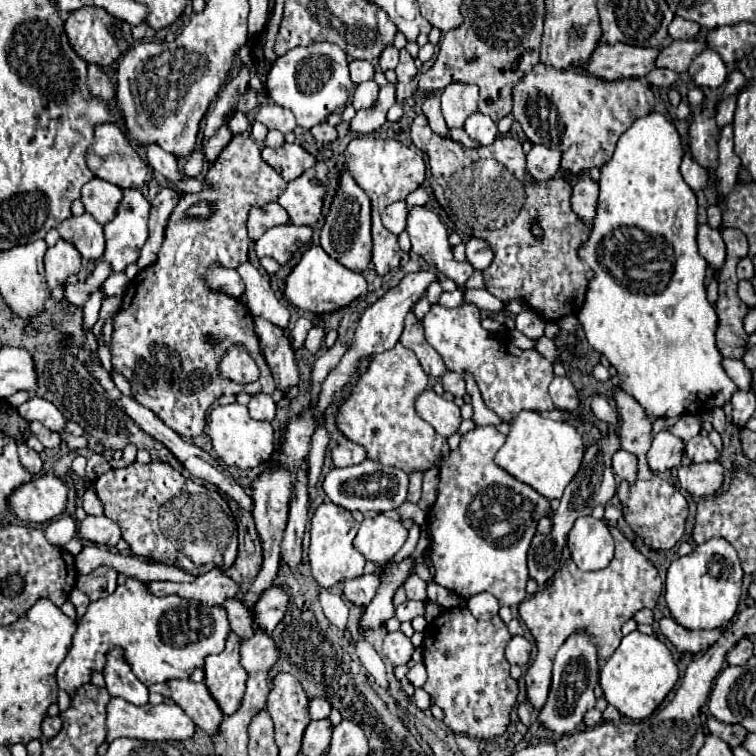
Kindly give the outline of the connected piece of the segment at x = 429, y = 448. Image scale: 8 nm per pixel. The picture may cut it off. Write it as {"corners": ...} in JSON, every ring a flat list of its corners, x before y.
{"corners":[[401,343,389,351,373,355,365,373,357,379,351,395,343,399,335,411,337,429,349,441,365,447,367,457,381,465,401,467,405,473,429,471,437,465,437,461,449,455,449,445,445,437,441,437,415,413,415,401,427,389,427,381,429,377,417,355]]}

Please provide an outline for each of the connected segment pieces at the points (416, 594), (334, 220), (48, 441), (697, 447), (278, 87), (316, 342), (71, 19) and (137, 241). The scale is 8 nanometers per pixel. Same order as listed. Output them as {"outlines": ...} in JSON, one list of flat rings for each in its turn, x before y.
{"outlines":[[[411,575,411,577,405,581,405,593,407,593,407,599,419,599,419,601,427,601,425,587,427,587,427,583,425,583,421,577]],[[343,171,339,191,331,203,329,215,325,217,325,225,321,229,321,247,327,255,357,273,365,271,371,263,371,201,349,171]],[[33,421,33,423,31,423,31,431,33,431,33,435,37,435,37,439,39,439,47,449,53,449,53,451,59,449,59,445,61,445,59,433,43,427,39,421]],[[695,435,691,441,685,445,685,453,693,463,705,463,705,461,715,461,717,459,717,449,715,445,705,437,705,435]],[[317,41,307,47,295,47,285,55,277,57,271,71,267,73,267,93,273,103,293,111,297,125,311,129,317,123,323,123,327,115,345,107,349,99,349,89,353,87,349,79,347,55,339,45,331,45,329,41]],[[315,327,315,334,312,332,314,330,310,330,306,339,306,346,311,352,316,353,321,345,322,338,325,336,325,331,323,328]],[[83,7,73,11,67,19,65,19,65,31,67,37,73,45,73,49,87,61,87,63,97,63,101,67,111,65,113,61,117,61,121,55,127,53,127,49,133,45,133,37,131,37,131,27,129,23,111,17,105,9,95,9,95,7]],[[123,189,123,201,119,201,115,217,105,225,107,249,103,259,113,265,114,272,125,272,127,265,139,259,139,253,147,239,147,221,149,221,149,201,137,189]]]}

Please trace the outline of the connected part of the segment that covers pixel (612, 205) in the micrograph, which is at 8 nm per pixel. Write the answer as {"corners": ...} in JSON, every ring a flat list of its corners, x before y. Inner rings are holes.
{"corners":[[649,113,647,117,641,117,641,119,637,119,621,137,619,137,619,141,617,141,617,149,615,149,615,153,613,153,613,159,609,161,609,163,605,163,603,165,603,169,601,169,601,179,599,179,599,203,597,203,597,217,595,217,595,221,593,221,593,229,591,229,591,235,589,235,589,239,587,239,587,243,579,249,579,255,591,265,591,269,595,271,595,279,591,279,591,283,589,283,589,289,587,289,587,299,585,299,585,305,583,305,583,309,581,309,581,313,577,315,579,317,579,323,581,323,581,327,583,327,583,331,585,331,585,337,587,337,587,341,589,341,589,345,595,349,595,351,599,351,601,355,605,355,607,359,609,359,609,363,617,369,617,375,619,375,619,381,621,381,621,389,625,391,625,393,629,393,629,395,633,395,639,403,641,403,641,407,649,413,649,415,653,415,653,417,677,417,677,415,689,415,689,413,703,413,703,411,707,411,707,409,713,409,713,407,723,407,725,403,729,403,731,401,731,395,737,391,737,385,729,379,729,375,725,373,725,369,723,369,723,355,719,353,719,349,717,349,717,345,715,345,715,329,719,327,719,317,717,317,717,309,715,309,715,305,713,303,709,303,709,299,707,299,707,289,705,289,705,273,707,273,707,261,699,255,699,251,697,251,697,241,695,241,695,237,697,237,697,197,695,197,695,193,691,191,691,187,683,181,683,177,681,177,681,173,679,173,679,165,681,165,681,159,683,159,683,145,681,145,681,137,679,137,679,133,677,133,677,127,671,123,671,121,667,121,661,113],[619,227,637,227,637,229,643,229,643,233,645,233,645,237,649,237,649,243,651,243,651,249,643,249,645,247,645,243,641,245,641,247,623,247,621,243,619,243,619,247,617,247,617,243,615,243,615,247,607,247,605,245,605,241,603,241,603,237,607,237,607,235,611,235,615,229,619,229],[651,281,655,281,655,283,659,283,659,281,667,281,667,289,663,289,663,293,647,293,647,285,651,283]]}

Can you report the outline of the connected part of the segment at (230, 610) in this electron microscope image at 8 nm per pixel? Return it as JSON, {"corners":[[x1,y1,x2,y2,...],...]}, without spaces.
{"corners":[[271,587,263,593,263,597,259,597,259,601,253,607,243,605,241,595,227,599,223,607,227,611,231,631,239,635,241,641,247,641,257,631,269,635,275,629,275,625,283,619,287,611,287,603,289,603,289,595,285,593,285,589]]}

